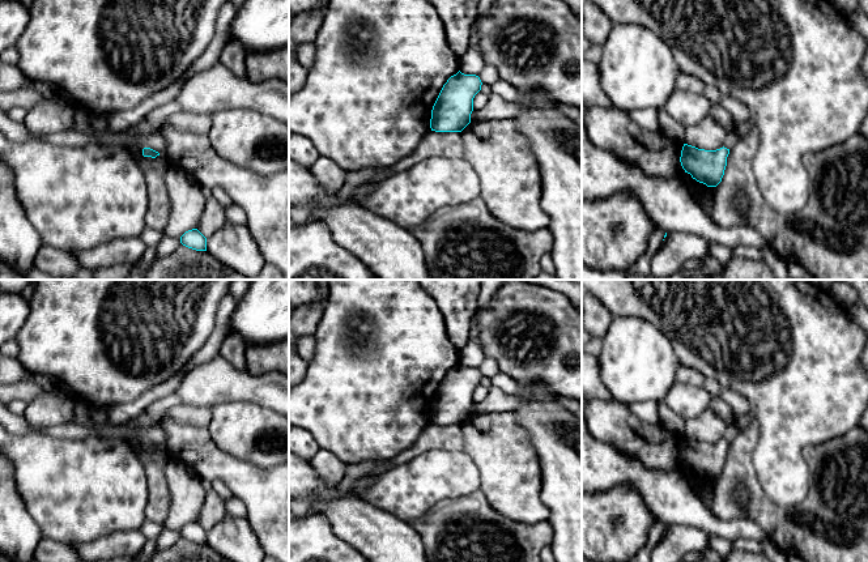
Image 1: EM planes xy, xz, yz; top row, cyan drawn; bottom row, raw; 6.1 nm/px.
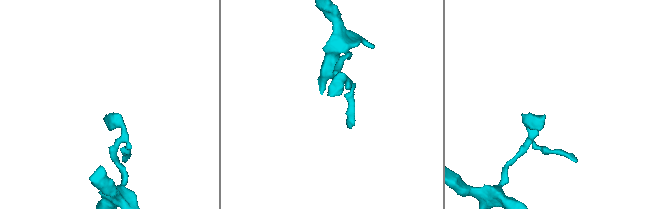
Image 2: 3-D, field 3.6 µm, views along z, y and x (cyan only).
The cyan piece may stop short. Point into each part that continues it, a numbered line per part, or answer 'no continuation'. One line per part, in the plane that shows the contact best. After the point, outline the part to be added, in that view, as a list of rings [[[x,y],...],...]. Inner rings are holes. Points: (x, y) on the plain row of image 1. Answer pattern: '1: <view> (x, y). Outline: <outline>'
no continuation

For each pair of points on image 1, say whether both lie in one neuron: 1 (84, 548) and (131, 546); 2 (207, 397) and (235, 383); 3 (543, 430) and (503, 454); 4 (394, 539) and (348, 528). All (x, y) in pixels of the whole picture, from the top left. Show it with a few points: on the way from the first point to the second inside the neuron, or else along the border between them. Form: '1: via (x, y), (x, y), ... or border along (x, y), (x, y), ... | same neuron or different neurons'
1: via (96, 548), (119, 546) | same neuron
2: via (213, 391), (221, 383), (229, 383) | same neuron
3: border along (513, 412), (517, 422), (527, 433), (541, 467) | different neurons
4: via (382, 539), (367, 528), (360, 528) | same neuron

